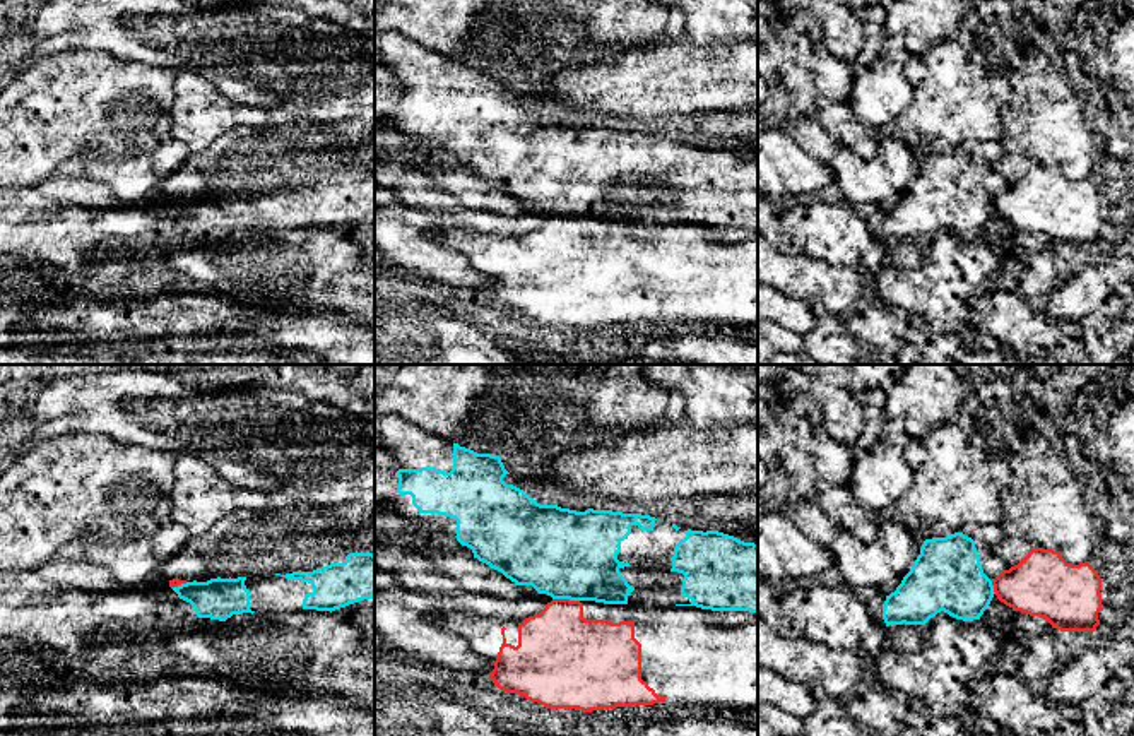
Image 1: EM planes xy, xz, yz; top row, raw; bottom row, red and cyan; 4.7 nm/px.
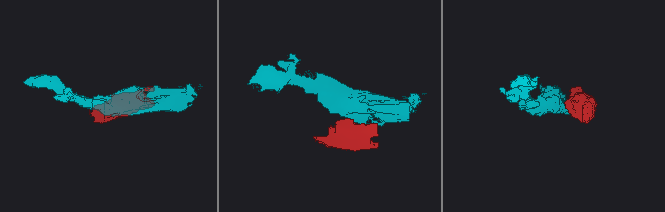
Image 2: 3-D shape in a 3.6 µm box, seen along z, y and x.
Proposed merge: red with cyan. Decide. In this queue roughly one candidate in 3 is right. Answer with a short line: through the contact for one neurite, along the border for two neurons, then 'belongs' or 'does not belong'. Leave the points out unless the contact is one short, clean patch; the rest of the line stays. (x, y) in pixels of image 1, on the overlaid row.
line xz (553, 598), (578, 601); does not belong

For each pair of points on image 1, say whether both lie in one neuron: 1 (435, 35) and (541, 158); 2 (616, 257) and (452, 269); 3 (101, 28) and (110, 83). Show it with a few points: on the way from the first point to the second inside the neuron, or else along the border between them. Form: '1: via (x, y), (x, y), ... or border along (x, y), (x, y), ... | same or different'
1: border along (409, 38), (447, 55) | different
2: border along (440, 242), (459, 250), (493, 283), (493, 288) | different
3: border along (72, 47), (108, 52), (134, 62) | different

